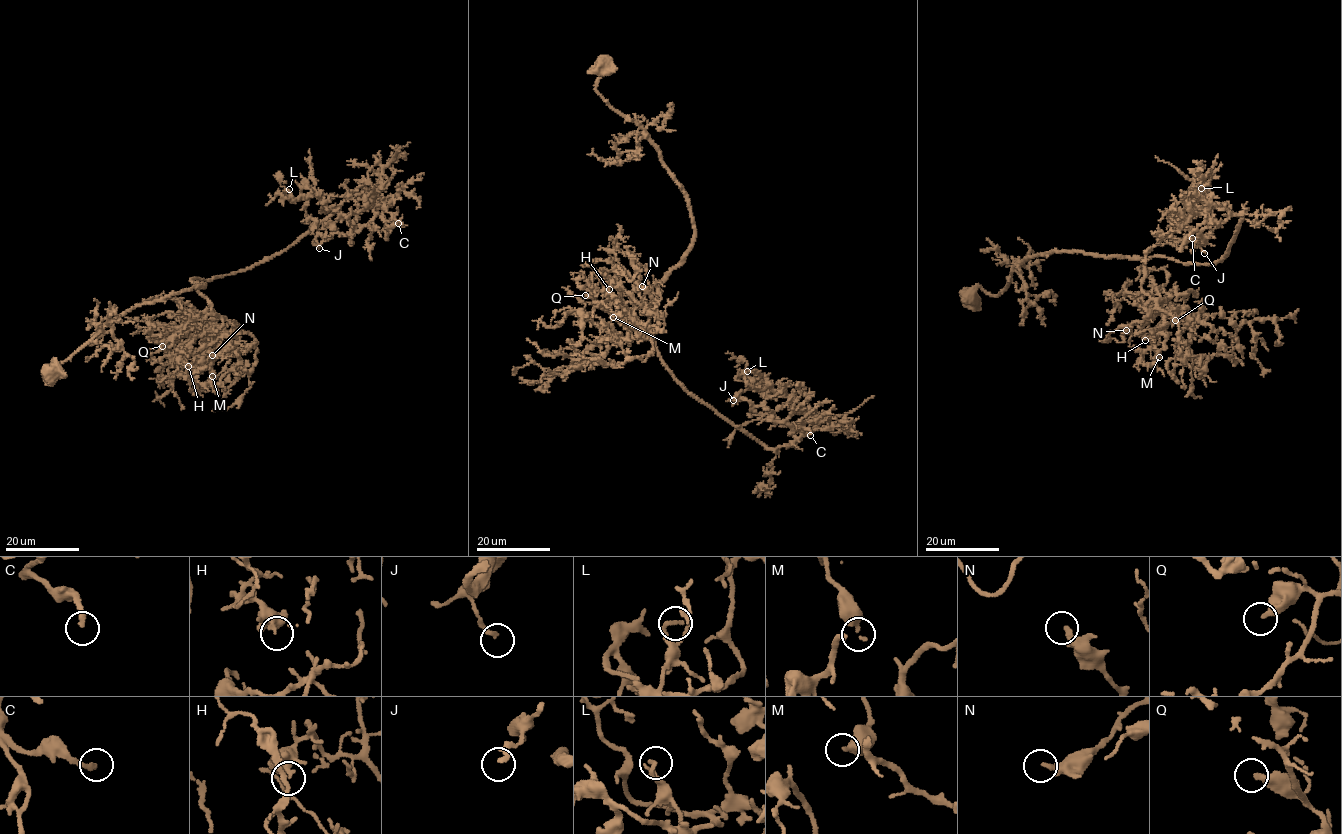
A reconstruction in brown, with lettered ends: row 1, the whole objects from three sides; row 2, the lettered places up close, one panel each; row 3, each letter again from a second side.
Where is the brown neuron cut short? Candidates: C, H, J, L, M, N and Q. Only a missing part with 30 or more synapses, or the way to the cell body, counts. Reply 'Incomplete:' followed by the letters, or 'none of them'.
Incomplete: C, Q

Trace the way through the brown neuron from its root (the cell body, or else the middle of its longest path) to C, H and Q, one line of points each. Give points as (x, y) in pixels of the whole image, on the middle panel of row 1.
C: (604, 66), (596, 93), (644, 130), (692, 223), (690, 251), (653, 288), (660, 360), (768, 448), (810, 435)
H: (604, 66), (596, 93), (644, 130), (694, 233), (657, 284), (659, 319), (609, 289)
Q: (604, 66), (596, 93), (658, 151), (694, 244), (657, 284), (648, 331), (626, 330), (585, 295)

